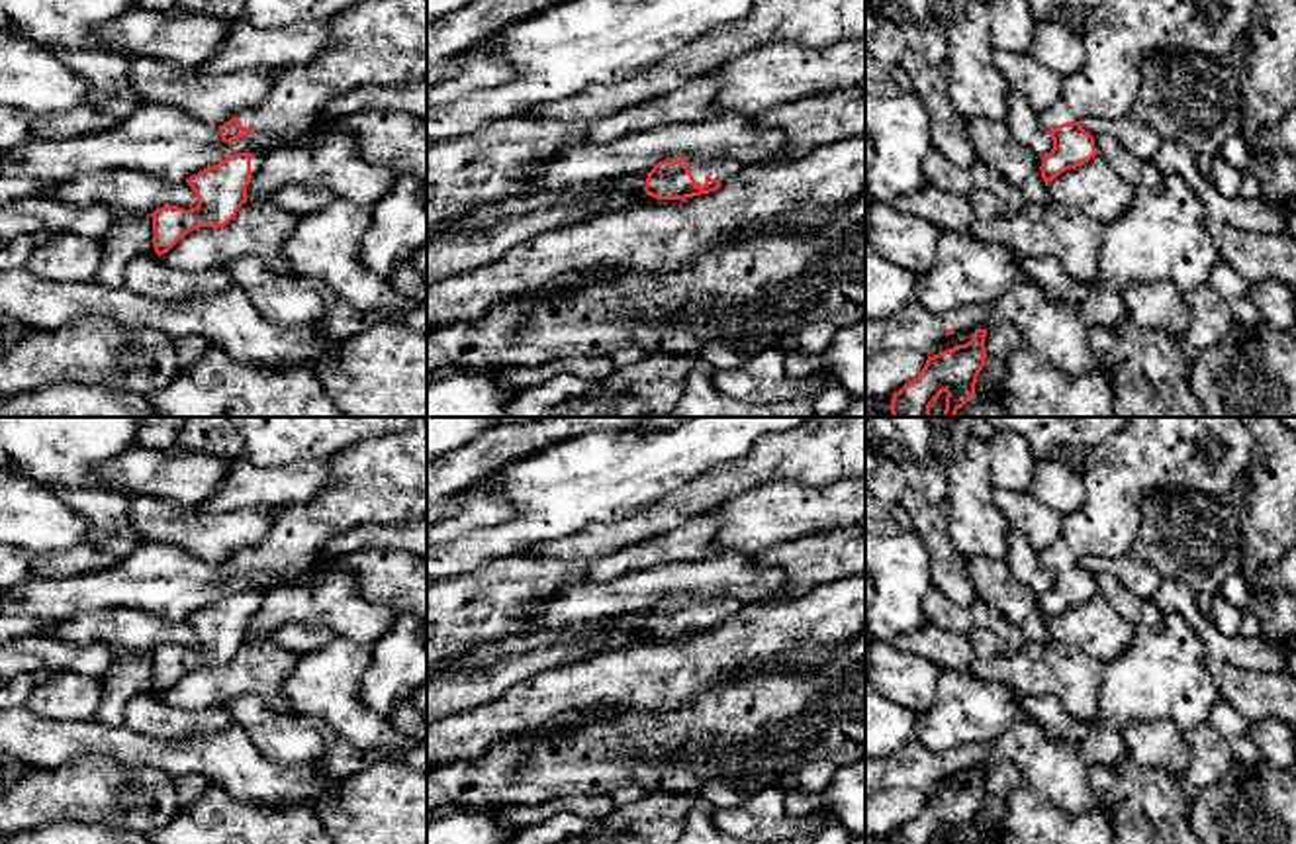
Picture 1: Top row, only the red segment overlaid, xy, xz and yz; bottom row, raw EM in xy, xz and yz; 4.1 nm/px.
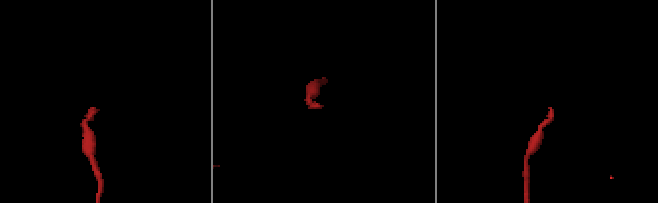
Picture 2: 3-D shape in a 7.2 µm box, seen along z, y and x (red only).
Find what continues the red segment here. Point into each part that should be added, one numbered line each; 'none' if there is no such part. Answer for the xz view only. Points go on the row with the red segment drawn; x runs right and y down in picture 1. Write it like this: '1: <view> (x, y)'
1: xz (725, 171)

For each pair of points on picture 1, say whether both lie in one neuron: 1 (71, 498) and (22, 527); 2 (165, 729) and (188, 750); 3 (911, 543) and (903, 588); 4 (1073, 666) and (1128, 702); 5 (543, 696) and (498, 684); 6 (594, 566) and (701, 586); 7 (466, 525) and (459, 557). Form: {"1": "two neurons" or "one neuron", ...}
{"1": "two neurons", "2": "two neurons", "3": "one neuron", "4": "two neurons", "5": "two neurons", "6": "two neurons", "7": "two neurons"}

